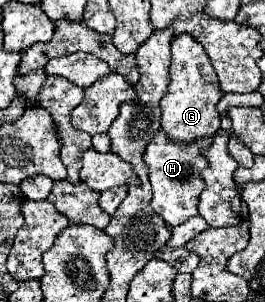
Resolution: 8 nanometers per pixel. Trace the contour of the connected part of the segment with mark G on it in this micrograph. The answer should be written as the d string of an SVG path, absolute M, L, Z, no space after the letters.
M181 33L171 41L171 85L169 93L161 99L161 127L165 133L181 143L191 143L205 135L215 135L221 125L217 103L223 97L217 75L205 49L189 35Z

